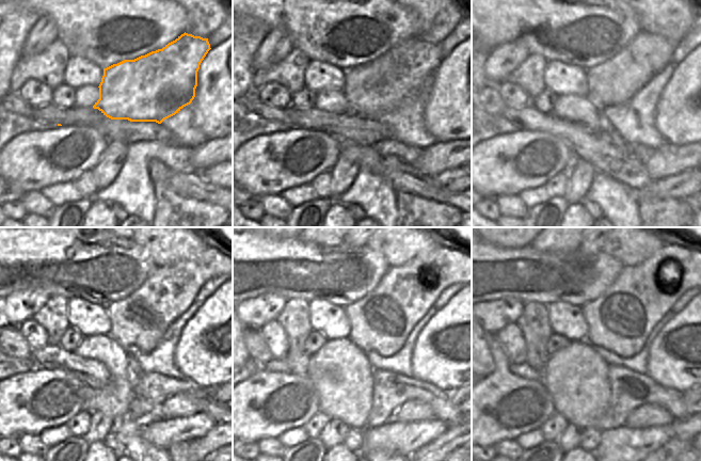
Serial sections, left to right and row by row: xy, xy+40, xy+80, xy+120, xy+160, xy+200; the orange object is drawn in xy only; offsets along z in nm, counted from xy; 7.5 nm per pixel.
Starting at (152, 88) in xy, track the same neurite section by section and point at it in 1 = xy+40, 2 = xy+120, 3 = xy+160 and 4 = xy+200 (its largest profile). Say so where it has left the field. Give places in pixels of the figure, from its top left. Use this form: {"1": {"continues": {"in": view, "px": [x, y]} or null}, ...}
{"1": {"continues": {"in": "xy+40", "px": [377, 88]}}, "2": {"continues": {"in": "xy+120", "px": [172, 297]}}, "3": {"continues": {"in": "xy+160", "px": [395, 317]}}, "4": {"continues": {"in": "xy+200", "px": [624, 334]}}}

